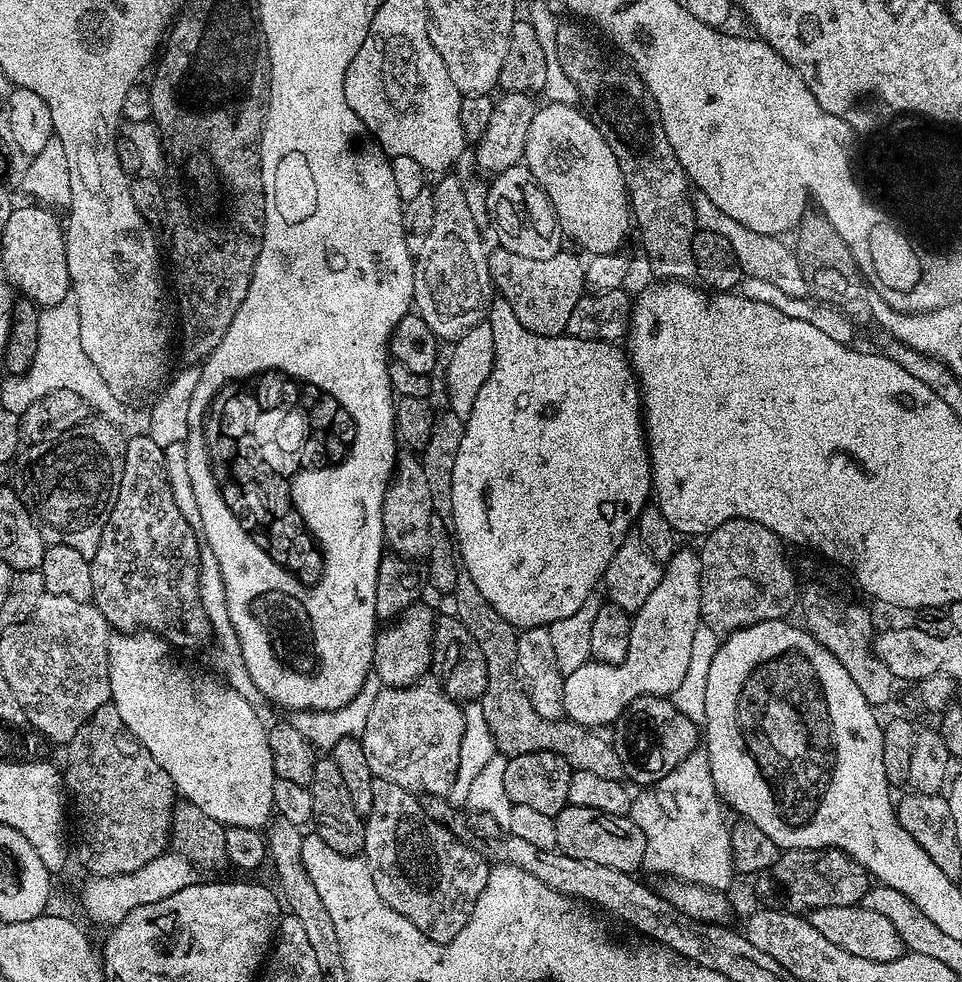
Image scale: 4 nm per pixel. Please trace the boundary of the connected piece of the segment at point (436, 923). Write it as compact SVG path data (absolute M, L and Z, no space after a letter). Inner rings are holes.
M374 779L374 806L370 806L370 814L364 821L362 853L374 874L374 886L378 886L378 894L382 894L382 902L386 902L386 906L398 910L398 914L414 922L426 938L439 944L450 943L462 926L466 926L490 871L490 864L484 861L483 854L463 844L451 831L451 827L432 820L421 801L408 789L394 782Z

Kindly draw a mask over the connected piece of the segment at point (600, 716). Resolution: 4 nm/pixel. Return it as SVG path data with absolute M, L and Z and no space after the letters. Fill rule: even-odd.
M681 547L675 552L668 563L663 565L660 581L658 586L654 586L653 592L650 593L650 598L646 598L646 602L634 614L632 621L632 637L630 638L630 650L626 654L626 658L620 664L601 664L599 662L589 662L578 666L578 670L574 670L574 674L566 677L564 682L564 706L566 709L567 719L573 720L576 724L581 724L583 728L590 728L593 730L603 729L603 724L607 726L615 725L622 713L626 710L626 706L630 706L630 702L634 702L640 696L662 696L665 698L671 697L674 690L678 690L678 686L682 683L682 678L686 678L686 669L690 667L690 650L694 646L694 630L698 630L701 624L700 619L700 553L688 548Z

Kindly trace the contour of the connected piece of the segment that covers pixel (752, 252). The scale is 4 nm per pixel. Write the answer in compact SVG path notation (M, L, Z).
M699 190L693 191L691 197L697 229L722 234L722 238L726 238L726 242L730 242L730 246L734 246L734 254L738 254L740 270L745 277L753 276L754 279L776 288L777 293L786 293L800 298L809 295L810 289L805 275L802 274L801 264L789 243L788 245L783 244L780 236L758 234L758 230L750 230L746 226L742 226L742 222L734 222L734 218L730 218L730 214L718 210L718 206L714 206L714 202L710 202L710 198L706 198L706 194L702 194Z

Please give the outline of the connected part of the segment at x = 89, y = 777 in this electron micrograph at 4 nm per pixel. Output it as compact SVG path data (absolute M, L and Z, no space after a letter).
M109 702L95 710L94 714L77 733L74 734L71 741L66 744L68 750L68 761L62 764L62 779L66 785L67 795L76 803L76 840L74 836L74 852L80 855L80 864L92 876L117 876L118 874L134 874L134 870L142 870L142 866L146 866L146 862L154 862L154 858L164 855L170 848L170 837L172 835L172 810L178 803L178 793L172 784L170 774L166 774L166 770L162 770L162 766L158 766L158 762L154 762L152 755L145 750L138 742L138 738L126 726L126 722L122 722L122 714L118 714L116 705Z

